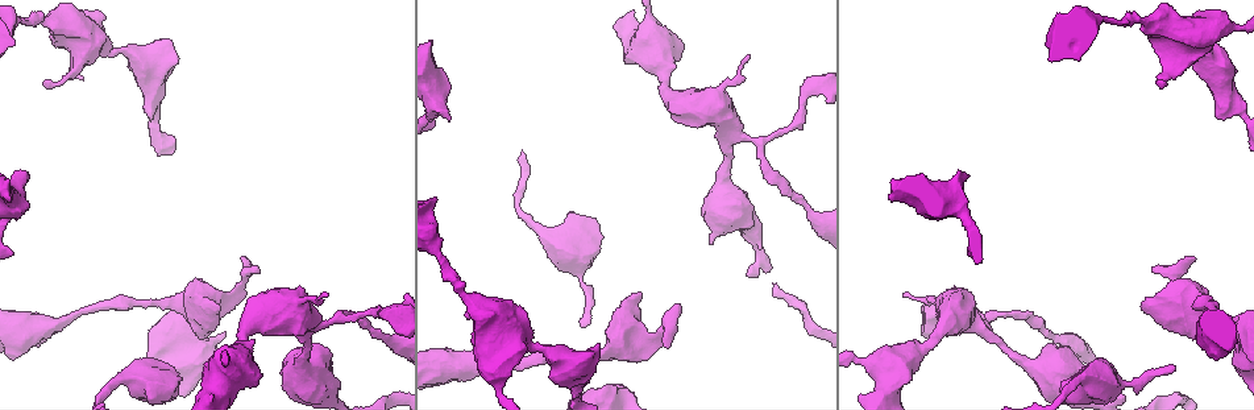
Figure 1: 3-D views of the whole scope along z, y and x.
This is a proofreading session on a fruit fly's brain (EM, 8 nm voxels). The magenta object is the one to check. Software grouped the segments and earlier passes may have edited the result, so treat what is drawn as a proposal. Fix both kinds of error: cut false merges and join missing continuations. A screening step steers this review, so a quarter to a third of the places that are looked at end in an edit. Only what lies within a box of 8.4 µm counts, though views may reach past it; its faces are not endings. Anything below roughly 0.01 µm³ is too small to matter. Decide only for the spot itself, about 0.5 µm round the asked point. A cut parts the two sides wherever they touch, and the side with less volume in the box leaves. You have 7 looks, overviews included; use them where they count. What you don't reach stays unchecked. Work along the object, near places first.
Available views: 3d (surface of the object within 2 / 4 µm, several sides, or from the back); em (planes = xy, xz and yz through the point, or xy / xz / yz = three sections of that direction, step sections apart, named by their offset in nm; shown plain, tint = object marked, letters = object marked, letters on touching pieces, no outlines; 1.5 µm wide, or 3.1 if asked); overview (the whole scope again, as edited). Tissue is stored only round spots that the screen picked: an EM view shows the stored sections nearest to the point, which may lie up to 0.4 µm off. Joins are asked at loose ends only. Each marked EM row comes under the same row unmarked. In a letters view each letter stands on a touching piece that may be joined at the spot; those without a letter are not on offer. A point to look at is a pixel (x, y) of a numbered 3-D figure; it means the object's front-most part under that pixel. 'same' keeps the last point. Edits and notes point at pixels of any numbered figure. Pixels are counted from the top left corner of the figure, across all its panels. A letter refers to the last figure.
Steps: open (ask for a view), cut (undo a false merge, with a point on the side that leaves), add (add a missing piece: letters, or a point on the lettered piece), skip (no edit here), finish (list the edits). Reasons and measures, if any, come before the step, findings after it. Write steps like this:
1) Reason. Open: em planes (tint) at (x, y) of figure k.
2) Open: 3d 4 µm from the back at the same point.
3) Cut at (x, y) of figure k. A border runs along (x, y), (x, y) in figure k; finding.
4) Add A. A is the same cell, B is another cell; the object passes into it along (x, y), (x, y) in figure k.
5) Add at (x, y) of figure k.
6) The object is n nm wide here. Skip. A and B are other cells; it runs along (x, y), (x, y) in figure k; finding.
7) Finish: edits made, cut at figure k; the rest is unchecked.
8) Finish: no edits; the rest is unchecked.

Thin neck. Open: em planes (tint) at (144, 302) of figure 1.

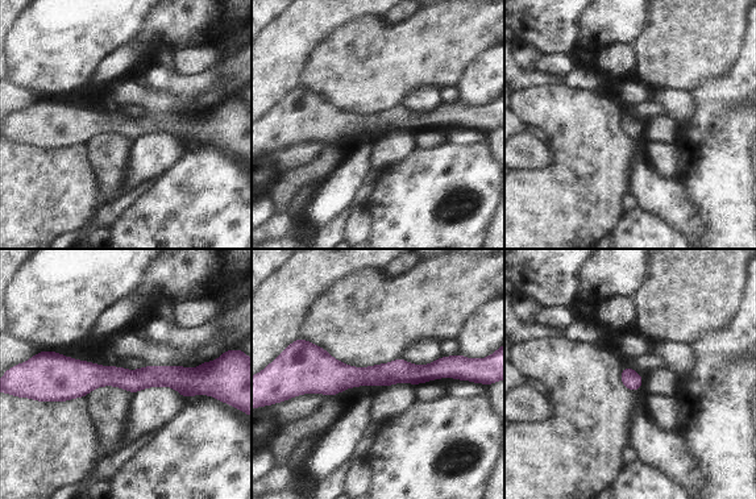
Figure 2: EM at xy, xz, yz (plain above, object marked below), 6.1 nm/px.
Open: em planes (letters) at the same point.

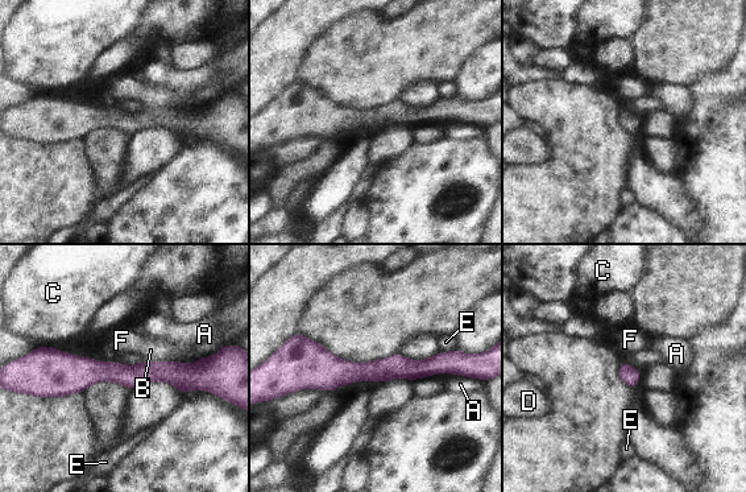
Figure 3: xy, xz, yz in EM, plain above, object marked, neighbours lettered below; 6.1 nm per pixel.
The object is 110 nm wide here. Skip. A, B, C, D, E and F are other cells; a border runs along (144, 360), (183, 362) in figure 3; all the same neuron.

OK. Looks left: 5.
Branch point. Open: em planes (tint) at (762, 144) of figure 1.

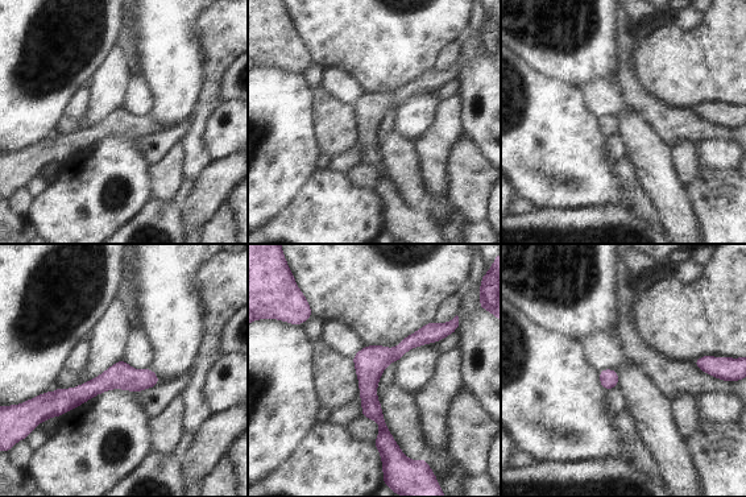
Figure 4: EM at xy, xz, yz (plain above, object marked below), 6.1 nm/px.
Open: em planes (letters) at the same point.

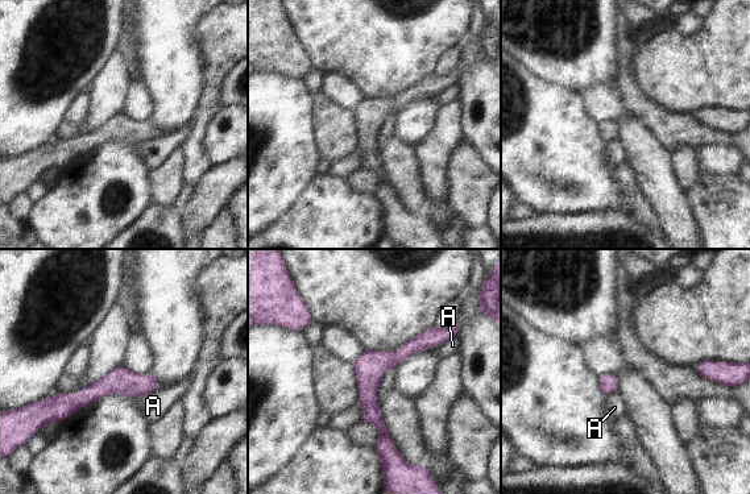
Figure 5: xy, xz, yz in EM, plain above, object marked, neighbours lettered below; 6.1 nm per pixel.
Skip. A is another cell; a border runs along (158, 387), (139, 397) in figure 5; continuous, no second neuron.

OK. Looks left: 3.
An open end. Open: 3d 4 µm at (1166, 82) of figure 1.

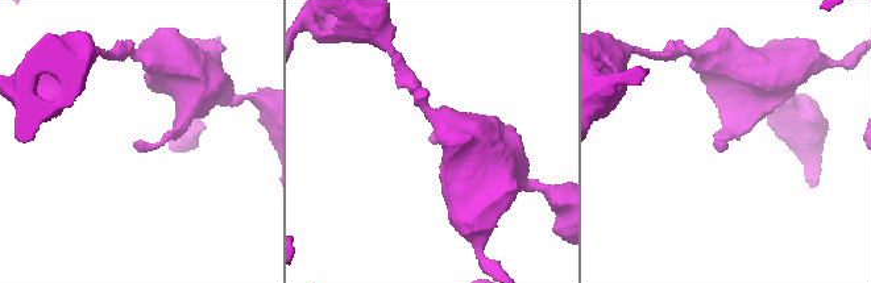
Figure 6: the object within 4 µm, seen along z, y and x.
Open: em planes (letters) at (721, 143) of figure 6.

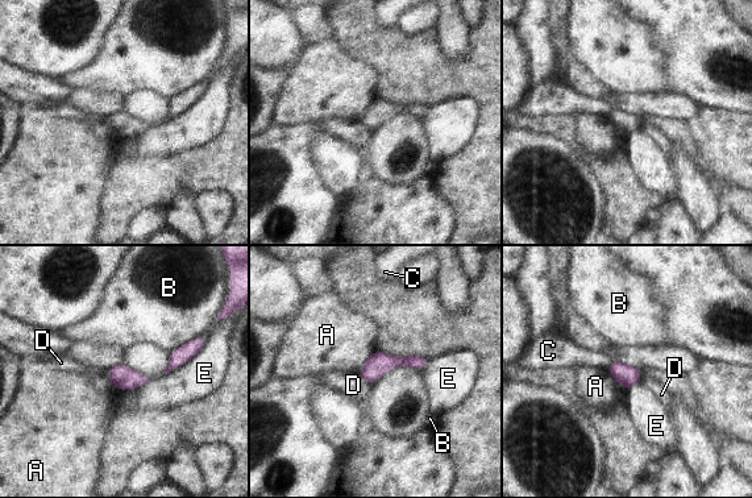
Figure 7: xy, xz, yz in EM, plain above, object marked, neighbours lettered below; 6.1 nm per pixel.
Skip. A, B, C, D and E are other cells; none of them fits.

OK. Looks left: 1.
Finish: no edits; the rest is unchecked.

